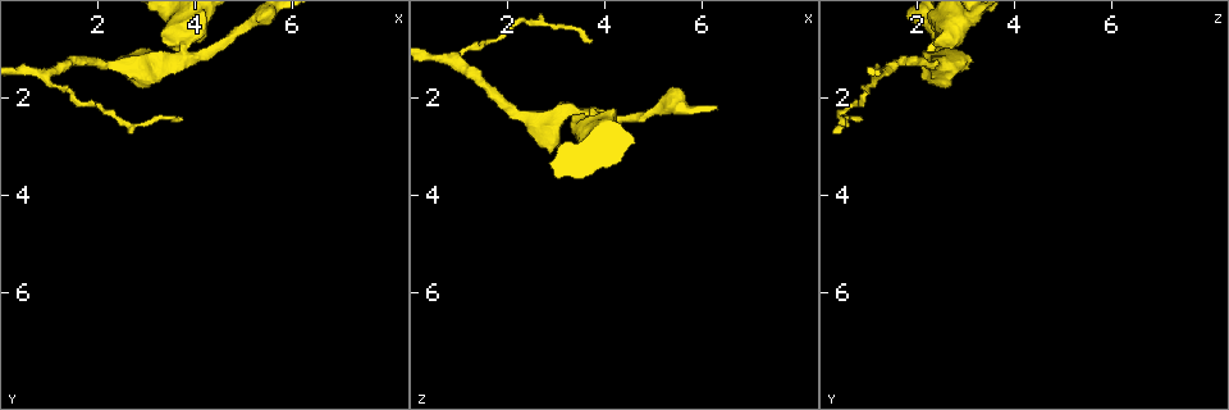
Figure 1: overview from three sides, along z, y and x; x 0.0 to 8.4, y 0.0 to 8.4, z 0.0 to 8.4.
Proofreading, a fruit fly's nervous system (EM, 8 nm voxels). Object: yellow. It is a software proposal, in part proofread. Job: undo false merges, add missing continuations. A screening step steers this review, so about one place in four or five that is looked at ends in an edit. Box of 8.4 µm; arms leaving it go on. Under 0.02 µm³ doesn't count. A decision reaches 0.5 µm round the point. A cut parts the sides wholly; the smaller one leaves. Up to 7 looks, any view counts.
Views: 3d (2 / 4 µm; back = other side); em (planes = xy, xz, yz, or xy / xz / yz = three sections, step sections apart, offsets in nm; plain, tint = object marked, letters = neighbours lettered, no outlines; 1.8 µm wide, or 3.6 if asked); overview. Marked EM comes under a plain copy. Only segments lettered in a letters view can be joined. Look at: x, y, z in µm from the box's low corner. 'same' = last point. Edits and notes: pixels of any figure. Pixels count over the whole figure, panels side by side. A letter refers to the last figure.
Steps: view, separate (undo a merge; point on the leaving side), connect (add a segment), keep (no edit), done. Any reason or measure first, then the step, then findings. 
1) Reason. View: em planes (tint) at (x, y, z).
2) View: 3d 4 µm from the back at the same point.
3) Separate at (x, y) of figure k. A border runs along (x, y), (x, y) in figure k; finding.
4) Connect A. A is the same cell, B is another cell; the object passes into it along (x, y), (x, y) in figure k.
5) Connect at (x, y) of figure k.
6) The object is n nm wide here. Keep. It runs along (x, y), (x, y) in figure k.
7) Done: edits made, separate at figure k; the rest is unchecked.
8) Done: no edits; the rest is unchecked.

Free end. View: em planes (letters) at (2.90, 1.30, 3.10).

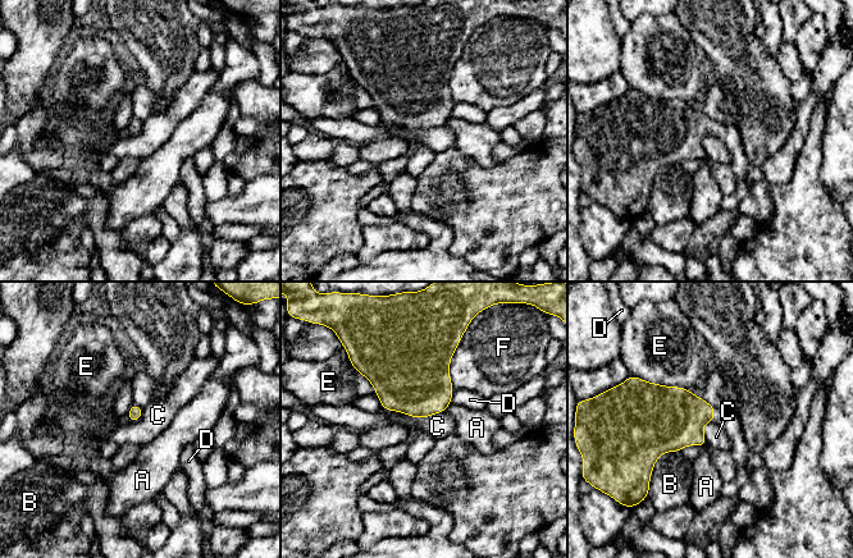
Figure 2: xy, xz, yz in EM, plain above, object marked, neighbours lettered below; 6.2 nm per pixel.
The longest contact is with C, 400 nm. Keep. A, B, C, D, E and F are other cells; none of them fits.

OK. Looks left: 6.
Branch stops here. View: 3d 4 µm from the back at (3.60, 2.45, 0.90).

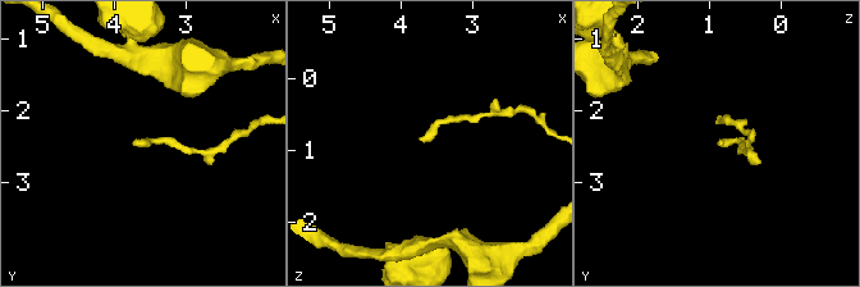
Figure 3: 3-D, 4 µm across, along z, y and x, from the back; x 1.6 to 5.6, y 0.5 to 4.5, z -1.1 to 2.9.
View: em 3.6 µm xz step 8 (tint) at (3.65, 2.45, 0.90).

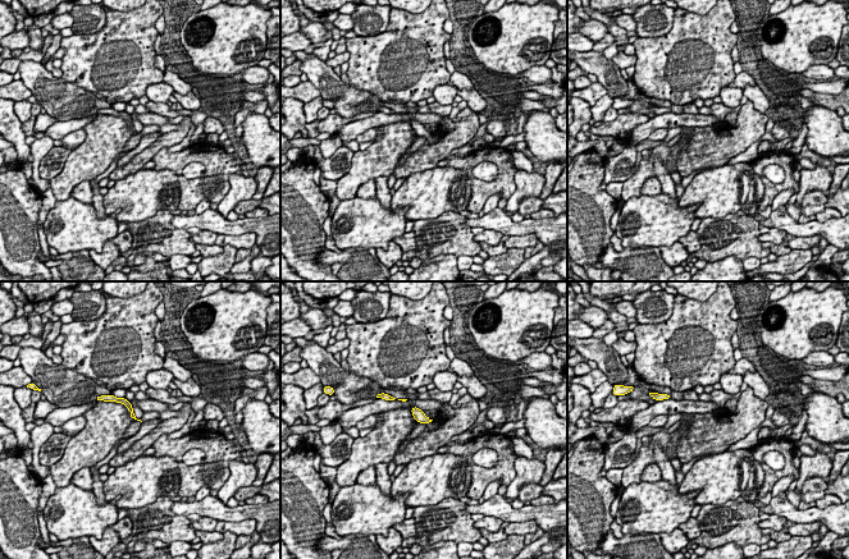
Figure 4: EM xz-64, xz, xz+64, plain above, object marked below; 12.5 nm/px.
Cut it another way. View: em 3.6 µm planes (letters) at the same point.

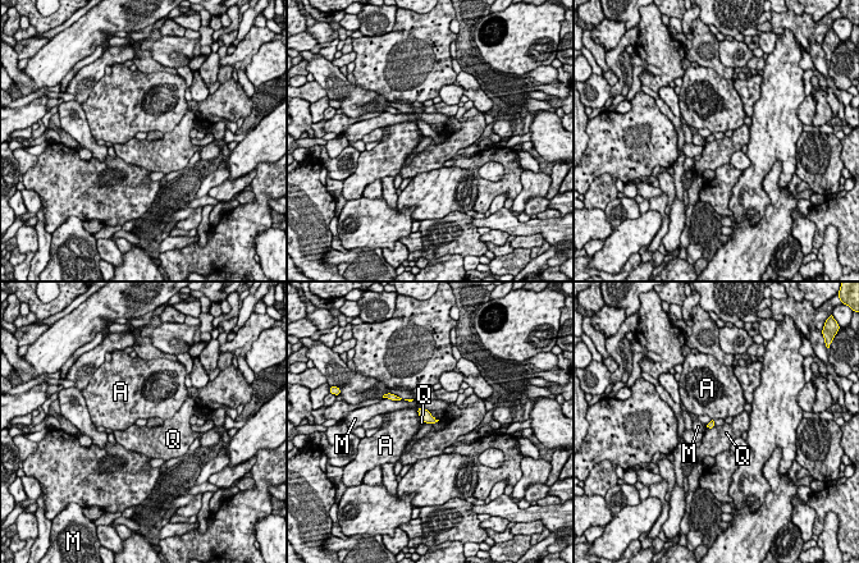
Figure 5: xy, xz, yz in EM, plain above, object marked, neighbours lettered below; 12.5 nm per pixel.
Keep. A, M and Q are other cells; no lettered segment goes on from it.

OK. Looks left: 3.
Three-way junction. View: em planes (letters) at (0.95, 1.60, 1.20).

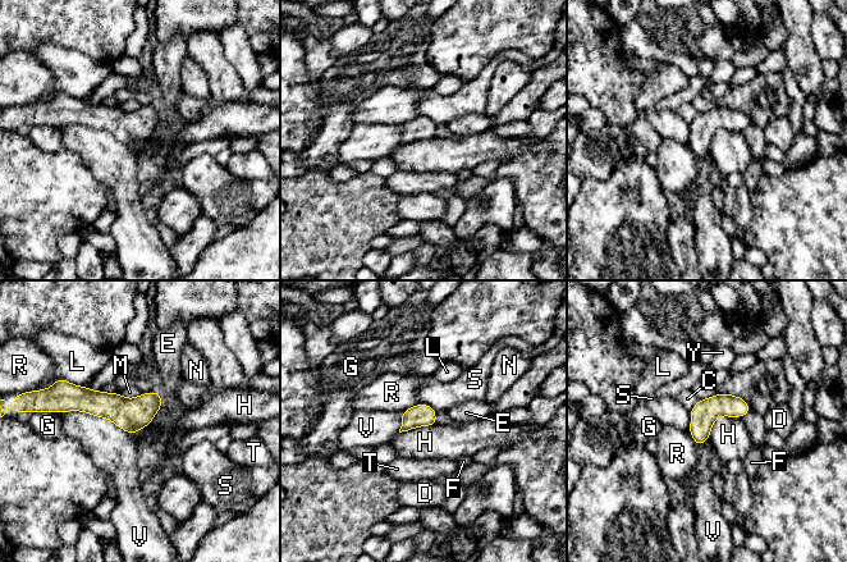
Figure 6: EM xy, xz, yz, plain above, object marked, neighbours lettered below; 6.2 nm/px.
Keep. C, D, E, F, G, H, L, M, N, R, S, T, V and Y are other cells; a border runs along (741, 416), (719, 416), (708, 438) in figure 6; all the same neuron.

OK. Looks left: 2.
Done: no edits; the rest is unchecked.

